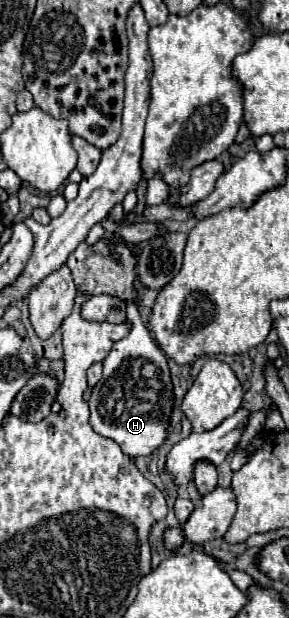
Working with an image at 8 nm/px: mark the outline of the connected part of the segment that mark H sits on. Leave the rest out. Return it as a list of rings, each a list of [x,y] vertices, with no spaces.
[[[128,304],[126,312],[128,312],[128,324],[132,328],[130,328],[128,336],[122,338],[120,342],[116,342],[114,348],[110,350],[110,354],[106,356],[104,374],[102,374],[100,382],[92,388],[92,396],[90,396],[88,404],[90,404],[90,424],[94,428],[94,432],[98,432],[104,438],[114,440],[122,448],[124,454],[128,454],[130,458],[136,458],[136,456],[152,454],[164,442],[174,400],[172,400],[172,382],[170,382],[166,356],[156,346],[150,332],[146,330],[146,326],[142,324],[138,308]]]

